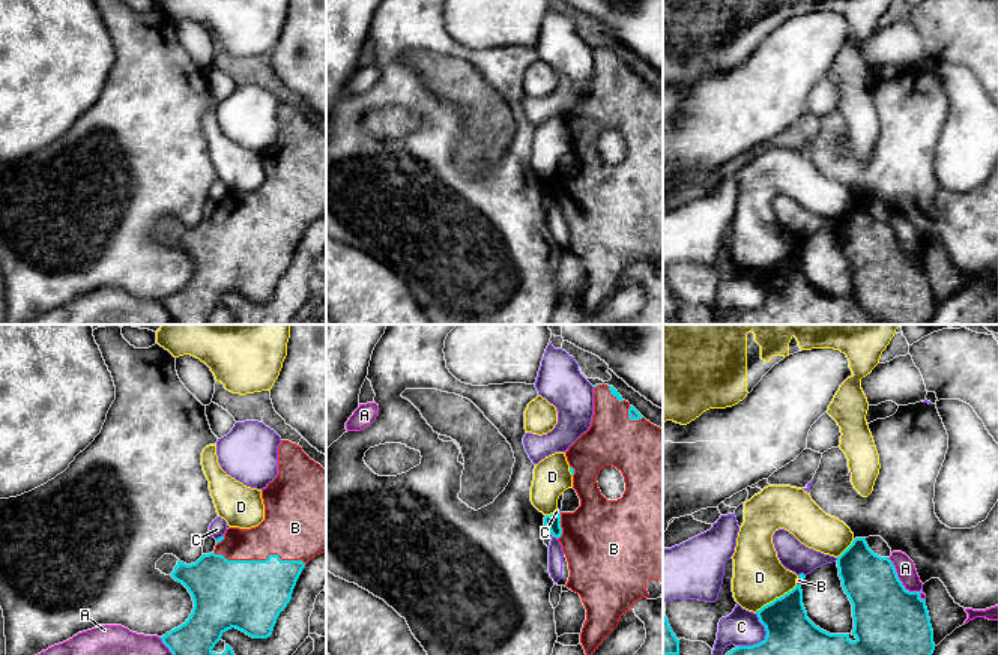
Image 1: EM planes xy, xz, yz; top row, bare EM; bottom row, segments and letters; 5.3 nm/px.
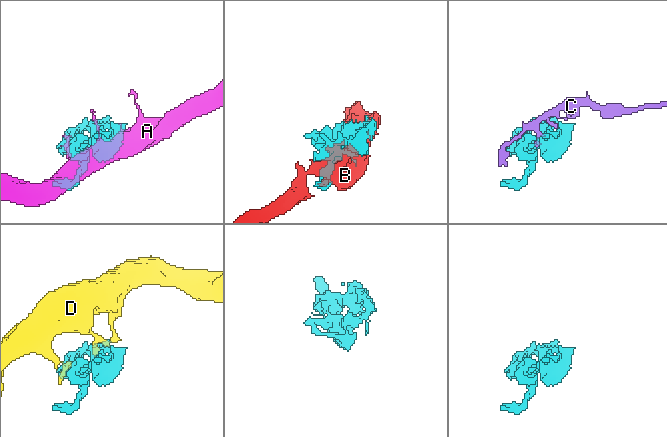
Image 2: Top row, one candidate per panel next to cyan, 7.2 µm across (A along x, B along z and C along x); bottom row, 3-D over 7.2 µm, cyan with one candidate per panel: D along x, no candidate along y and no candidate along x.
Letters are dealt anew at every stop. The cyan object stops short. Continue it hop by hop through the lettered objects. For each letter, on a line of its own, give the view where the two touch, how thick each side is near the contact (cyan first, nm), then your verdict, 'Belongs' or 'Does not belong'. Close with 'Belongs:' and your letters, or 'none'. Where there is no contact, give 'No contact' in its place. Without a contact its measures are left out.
A: Touches cyan in yz. Thickness 420 nm (cyan) against 110 nm. Does not belong
B: Touches cyan in xy. Thickness 380 nm (cyan) against 340 nm. Belongs
C: Touches cyan in yz. Thickness 420 nm (cyan) against 190 nm. Does not belong
D: Touches cyan in yz. Thickness 300 nm (cyan) against 280 nm. Does not belong
Belongs: B

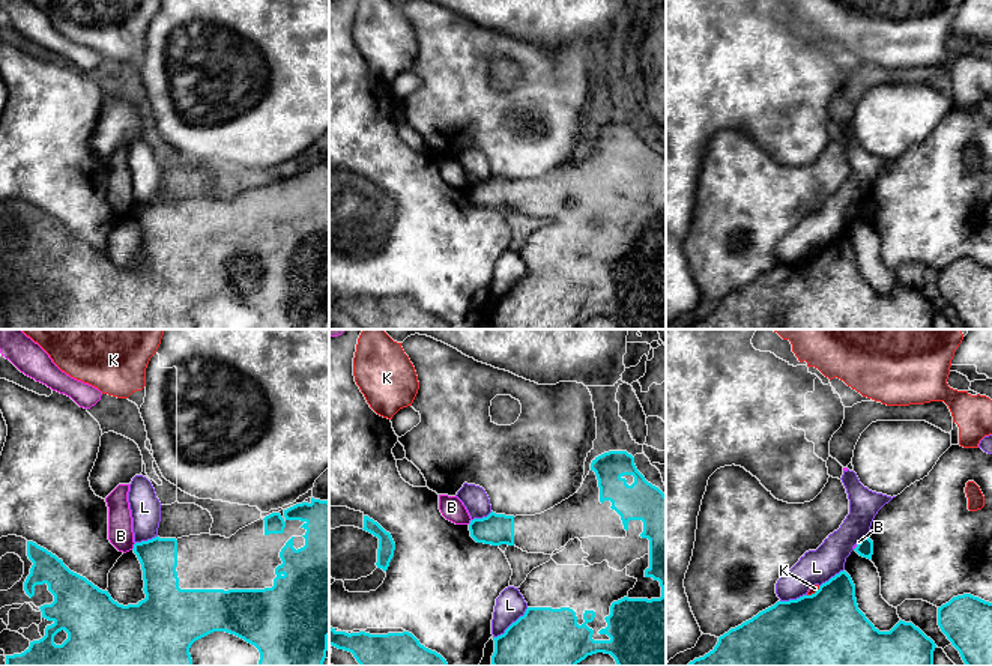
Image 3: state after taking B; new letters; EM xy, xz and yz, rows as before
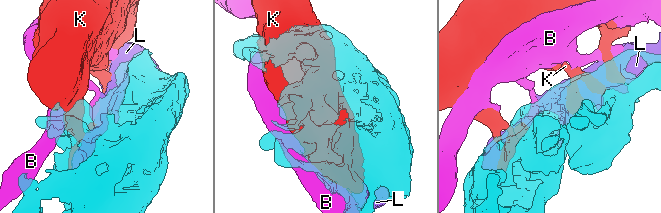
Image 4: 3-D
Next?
B: Touches cyan in xy. Thickness 200 nm (cyan) against 140 nm. Does not belong
K: Touches cyan in yz. Thickness 480 nm (cyan) against 40 nm. Does not belong
L: Touches cyan in xz. Thickness 440 nm (cyan) against 160 nm. Does not belong
Belongs: none

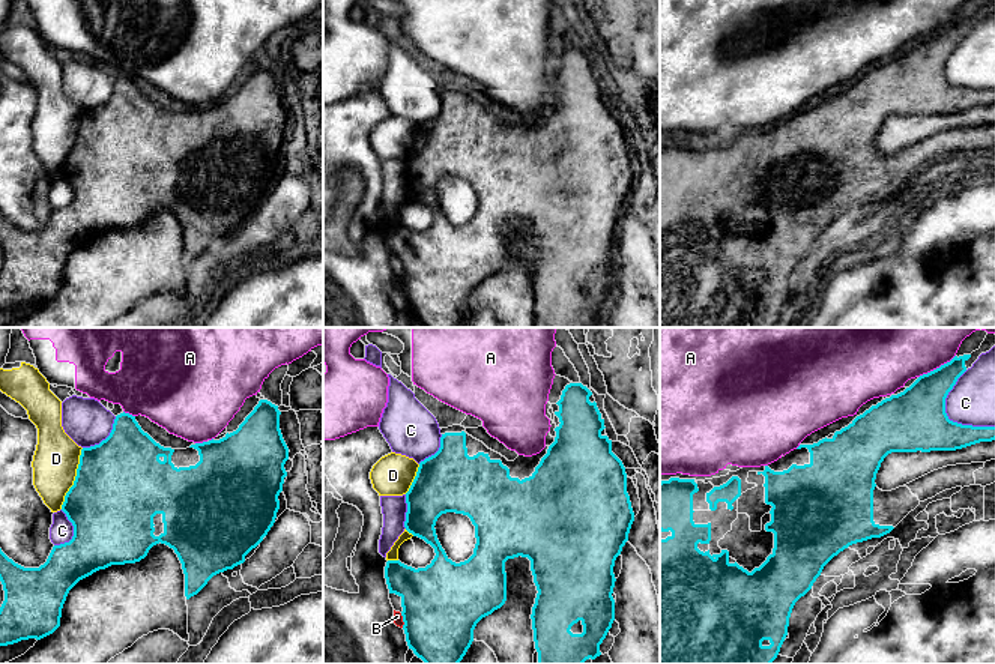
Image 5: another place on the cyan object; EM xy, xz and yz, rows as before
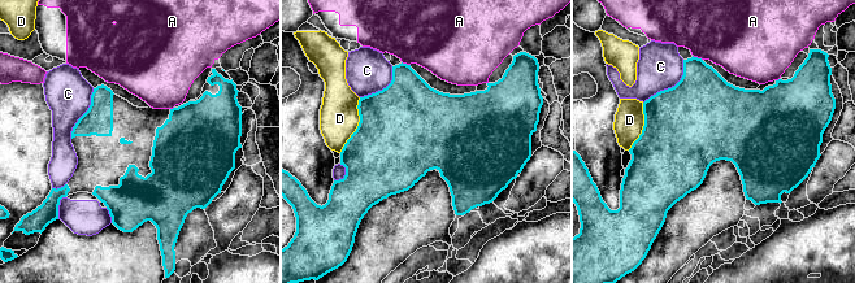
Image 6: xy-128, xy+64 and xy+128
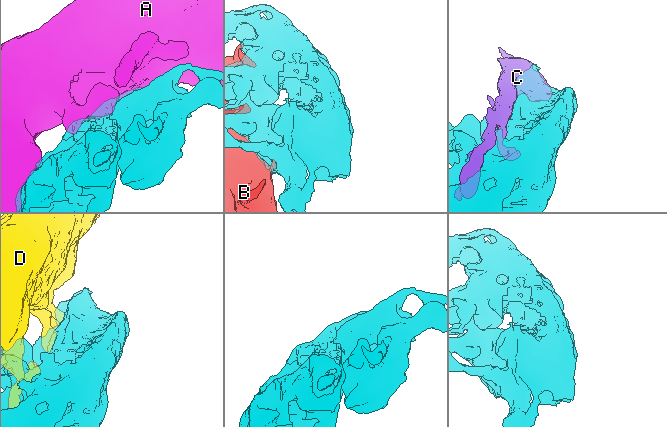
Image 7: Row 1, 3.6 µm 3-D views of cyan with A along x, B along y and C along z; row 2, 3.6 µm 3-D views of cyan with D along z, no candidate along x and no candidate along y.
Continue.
A: Touches cyan in yz. Thickness 280 nm (cyan) against 280 nm. Does not belong
B: Touches cyan in xz. Thickness 420 nm (cyan) against 50 nm. Does not belong
C: Touches cyan in yz. Thickness 320 nm (cyan) against 260 nm. Does not belong
D: Touches cyan in xy. Thickness 480 nm (cyan) against 240 nm. Does not belong
Belongs: none

